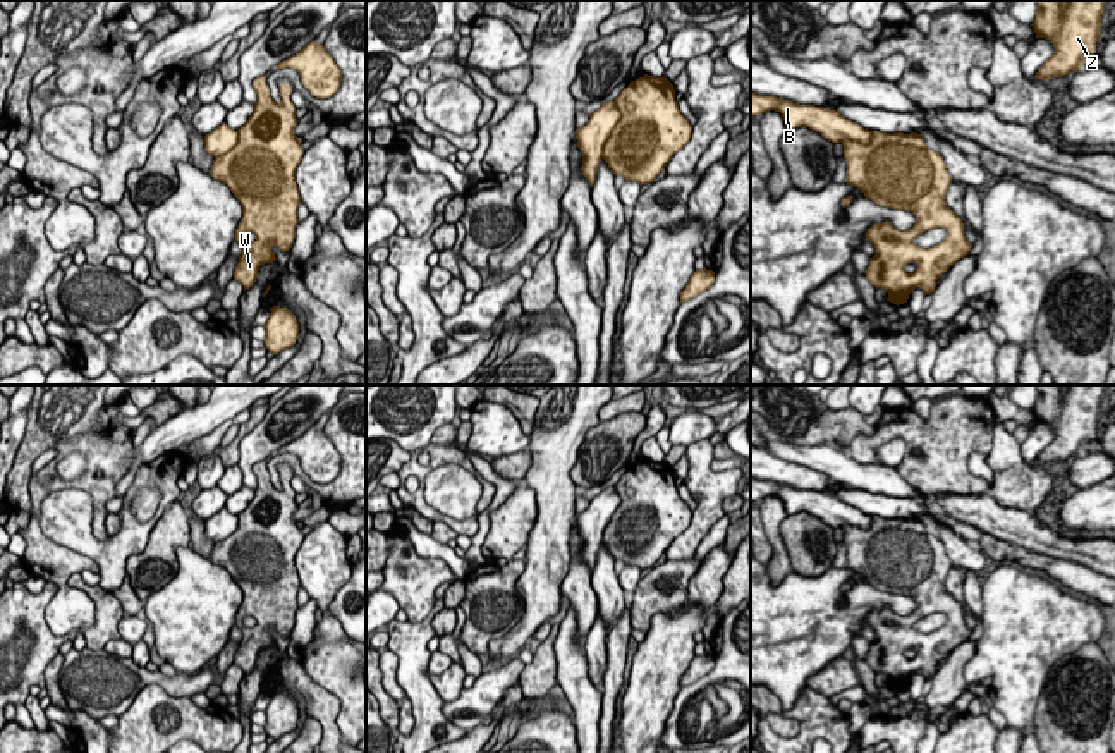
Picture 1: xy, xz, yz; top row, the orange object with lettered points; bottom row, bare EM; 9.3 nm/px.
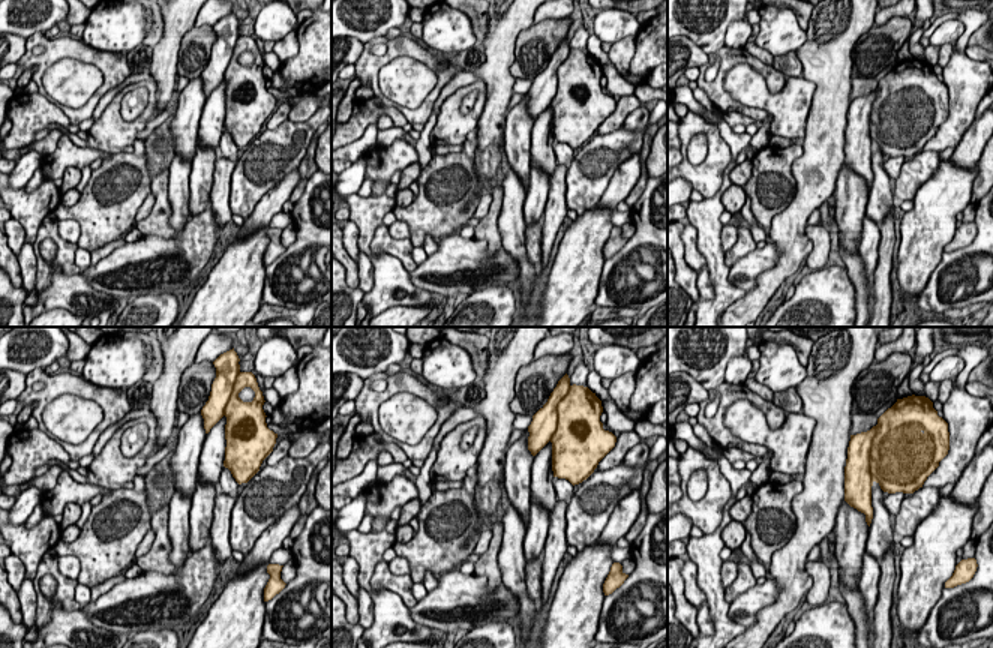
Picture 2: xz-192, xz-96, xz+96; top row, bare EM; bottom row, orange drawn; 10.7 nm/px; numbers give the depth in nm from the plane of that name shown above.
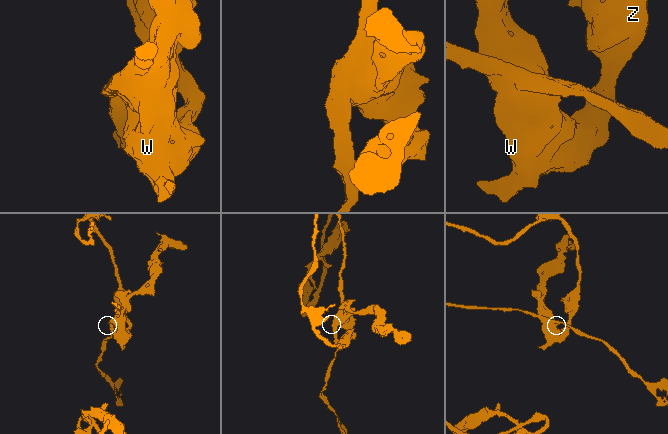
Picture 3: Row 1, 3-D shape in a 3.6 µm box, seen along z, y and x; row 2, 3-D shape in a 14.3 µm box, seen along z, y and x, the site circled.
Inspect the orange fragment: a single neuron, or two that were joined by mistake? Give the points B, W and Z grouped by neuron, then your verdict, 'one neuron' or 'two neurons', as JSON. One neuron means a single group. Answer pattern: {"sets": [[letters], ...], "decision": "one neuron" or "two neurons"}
{"sets": [["B"], ["W", "Z"]], "decision": "two neurons"}

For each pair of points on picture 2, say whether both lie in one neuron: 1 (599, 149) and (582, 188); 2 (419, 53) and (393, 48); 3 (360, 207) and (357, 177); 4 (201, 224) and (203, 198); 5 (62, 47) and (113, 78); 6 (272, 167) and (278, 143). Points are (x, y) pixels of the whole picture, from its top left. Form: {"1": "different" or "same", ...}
{"1": "same", "2": "same", "3": "different", "4": "different", "5": "same", "6": "same"}

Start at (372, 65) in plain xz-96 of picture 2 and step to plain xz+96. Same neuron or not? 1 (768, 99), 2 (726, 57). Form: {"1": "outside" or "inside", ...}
{"1": "outside", "2": "inside"}

